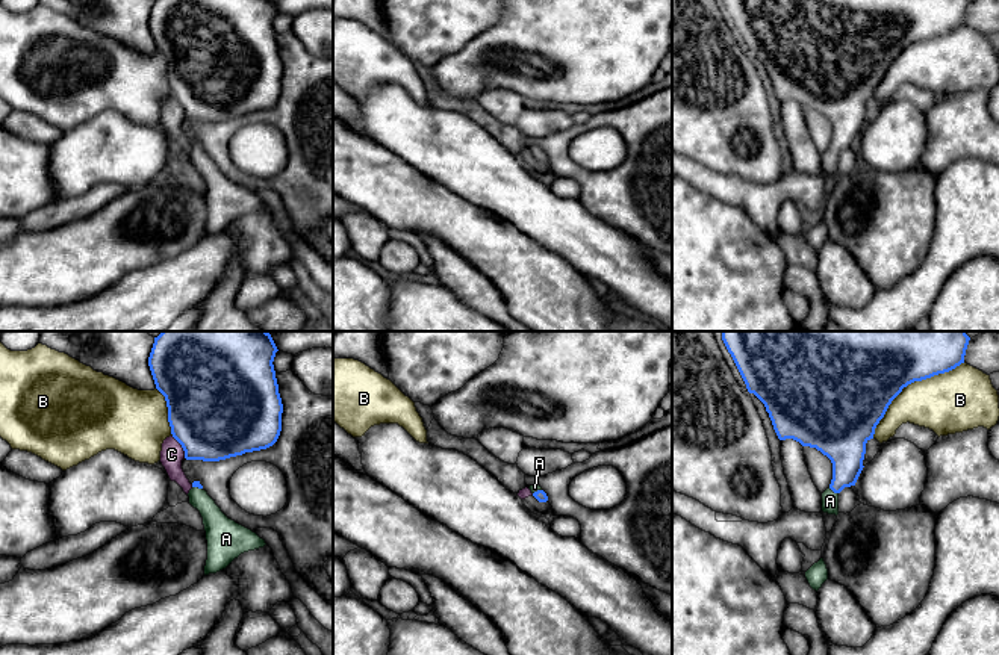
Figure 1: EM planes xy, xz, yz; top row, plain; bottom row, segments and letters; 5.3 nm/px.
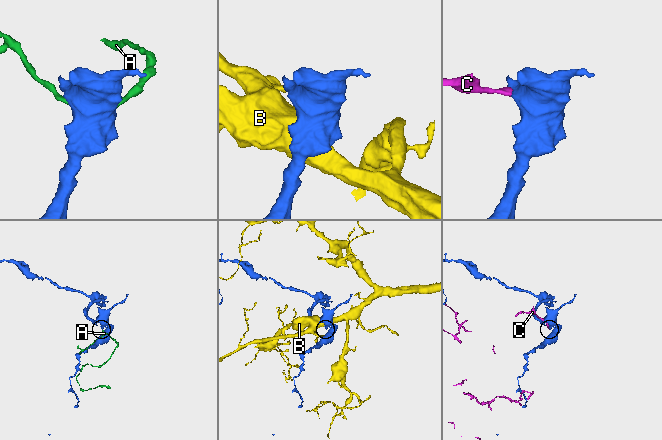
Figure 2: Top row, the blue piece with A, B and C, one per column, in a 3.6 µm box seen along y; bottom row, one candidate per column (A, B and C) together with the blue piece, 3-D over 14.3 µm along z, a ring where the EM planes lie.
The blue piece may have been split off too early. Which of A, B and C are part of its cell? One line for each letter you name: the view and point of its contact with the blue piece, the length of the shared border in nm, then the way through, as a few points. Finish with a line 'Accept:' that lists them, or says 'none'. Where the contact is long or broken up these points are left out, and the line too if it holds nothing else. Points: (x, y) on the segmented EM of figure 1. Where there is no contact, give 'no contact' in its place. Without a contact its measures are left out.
A: contact yz (833, 490); length 70 nm; way yz (845, 445), (845, 474), (833, 490), (830, 501)
Accept: A

